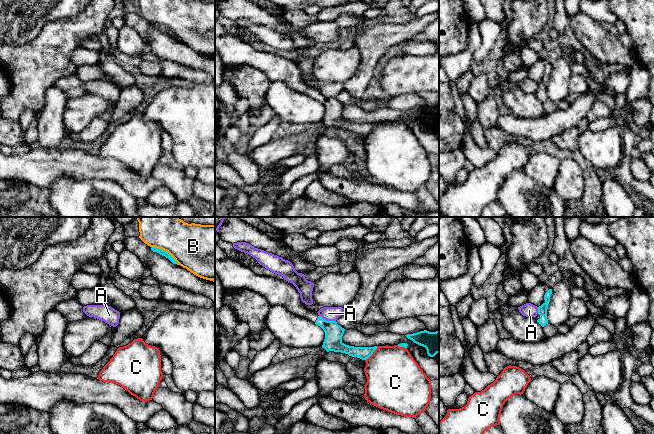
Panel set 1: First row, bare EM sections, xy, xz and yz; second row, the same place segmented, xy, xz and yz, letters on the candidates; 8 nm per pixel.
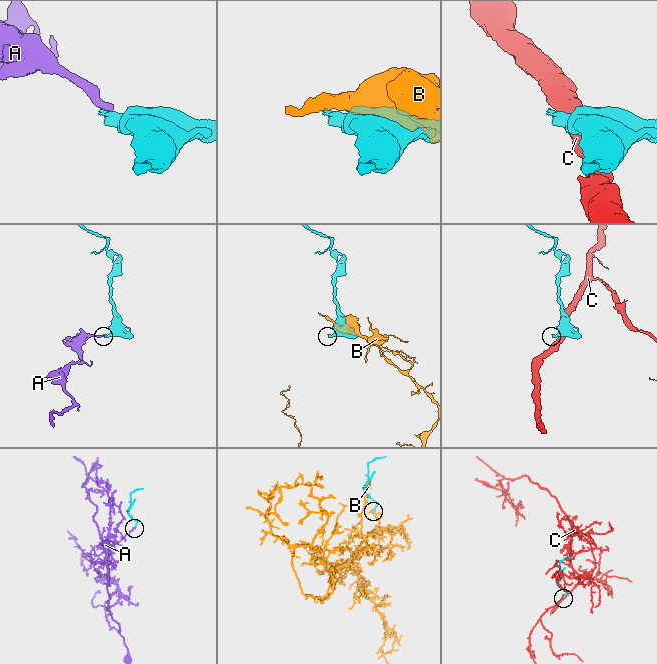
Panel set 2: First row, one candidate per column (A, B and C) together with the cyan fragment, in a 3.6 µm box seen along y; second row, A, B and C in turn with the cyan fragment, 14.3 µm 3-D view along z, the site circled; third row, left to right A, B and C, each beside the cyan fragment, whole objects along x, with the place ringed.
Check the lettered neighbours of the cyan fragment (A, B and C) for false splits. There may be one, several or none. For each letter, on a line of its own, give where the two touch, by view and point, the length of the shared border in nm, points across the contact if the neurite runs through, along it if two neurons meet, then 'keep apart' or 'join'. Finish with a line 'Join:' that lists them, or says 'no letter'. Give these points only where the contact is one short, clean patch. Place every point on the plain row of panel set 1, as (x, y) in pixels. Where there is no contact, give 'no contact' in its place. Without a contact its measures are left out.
A: meets cyan in xz at (326, 96); contact 140 nm long; border along xz (319, 91), (327, 96), (335, 97); keep apart
B: meets cyan in xy at (165, 27); contact 260 nm long; keep apart
C: meets cyan in xz at (372, 129); contact 160 nm long; keep apart
Join: no letter

